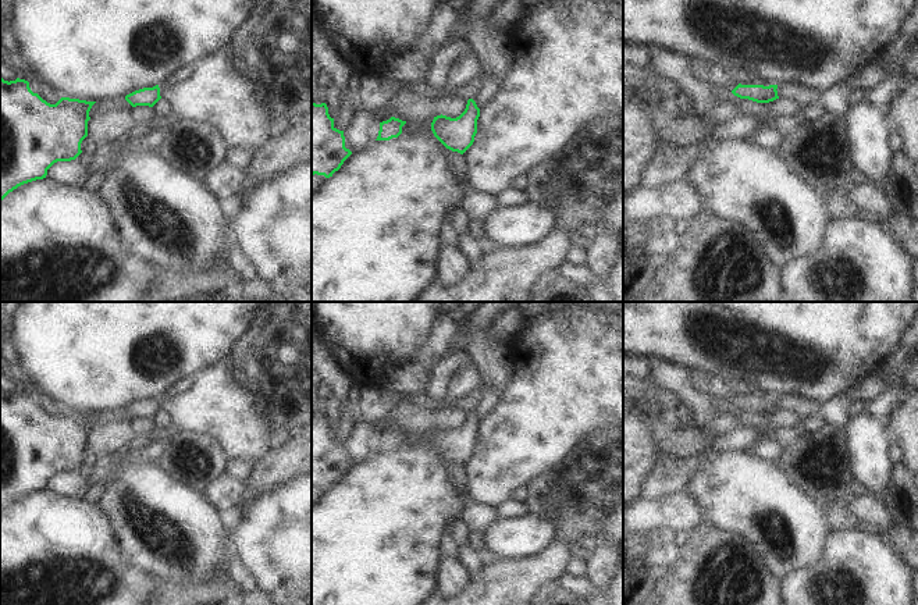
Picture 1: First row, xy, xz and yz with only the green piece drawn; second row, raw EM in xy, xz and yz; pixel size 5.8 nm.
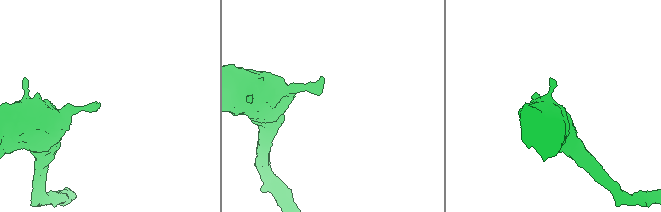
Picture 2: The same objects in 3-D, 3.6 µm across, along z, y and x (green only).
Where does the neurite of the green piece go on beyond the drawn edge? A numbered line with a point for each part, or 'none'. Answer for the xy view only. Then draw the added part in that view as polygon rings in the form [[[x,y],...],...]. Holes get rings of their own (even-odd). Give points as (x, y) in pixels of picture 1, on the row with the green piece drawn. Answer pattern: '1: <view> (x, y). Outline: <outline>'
none.

